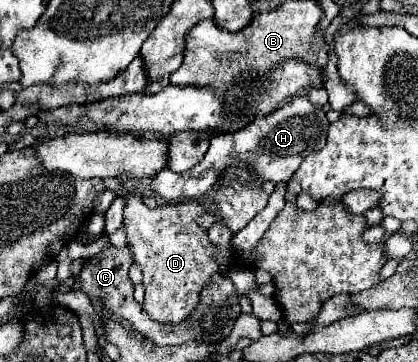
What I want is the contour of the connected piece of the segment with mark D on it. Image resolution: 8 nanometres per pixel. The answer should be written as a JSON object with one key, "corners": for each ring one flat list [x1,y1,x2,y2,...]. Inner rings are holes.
{"corners":[[125,182,125,188,125,234,133,260,143,272,143,310,151,320,161,324,183,322,199,304,201,290,215,274,221,272,221,266,215,258,217,248,209,242,207,230,197,222,197,218,207,210,197,202,165,204,151,210,143,204,131,182]]}

